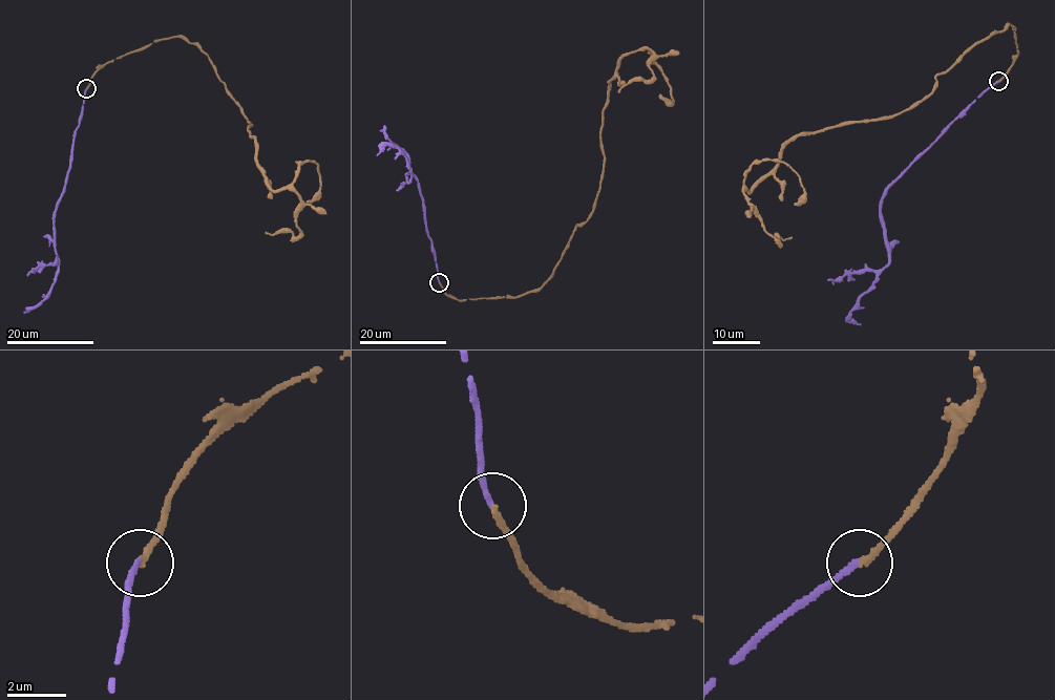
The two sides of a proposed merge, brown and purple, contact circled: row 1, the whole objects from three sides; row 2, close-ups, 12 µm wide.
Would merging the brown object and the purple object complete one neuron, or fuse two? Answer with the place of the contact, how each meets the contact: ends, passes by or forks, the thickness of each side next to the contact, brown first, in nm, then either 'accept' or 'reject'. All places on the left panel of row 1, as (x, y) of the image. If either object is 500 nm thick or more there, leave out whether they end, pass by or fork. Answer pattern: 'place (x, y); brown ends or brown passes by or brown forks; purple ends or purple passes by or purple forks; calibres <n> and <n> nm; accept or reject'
place (86, 88); brown ends; purple ends; calibres 200 and 180 nm; reject

